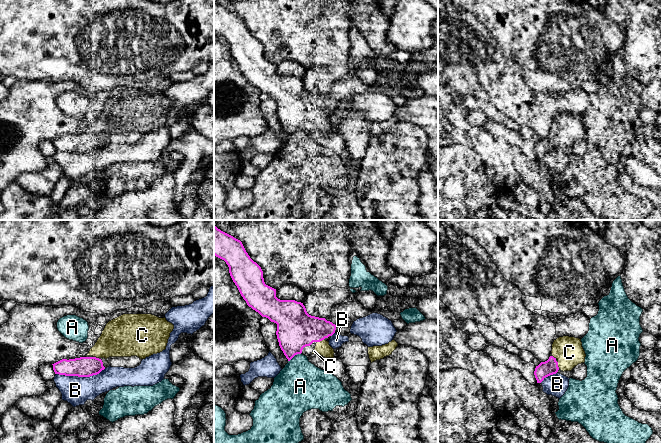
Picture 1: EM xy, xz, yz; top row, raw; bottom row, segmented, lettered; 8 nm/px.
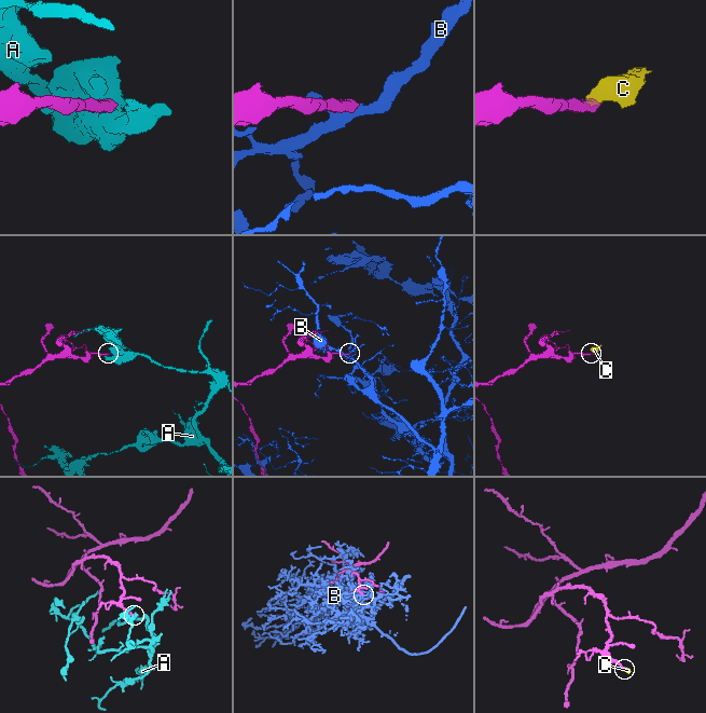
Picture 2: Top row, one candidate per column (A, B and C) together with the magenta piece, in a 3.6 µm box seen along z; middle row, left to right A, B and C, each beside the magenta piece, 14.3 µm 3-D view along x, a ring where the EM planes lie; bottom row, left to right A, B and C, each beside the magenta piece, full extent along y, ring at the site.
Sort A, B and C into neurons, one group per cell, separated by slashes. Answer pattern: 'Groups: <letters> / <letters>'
Groups: A / B / C

